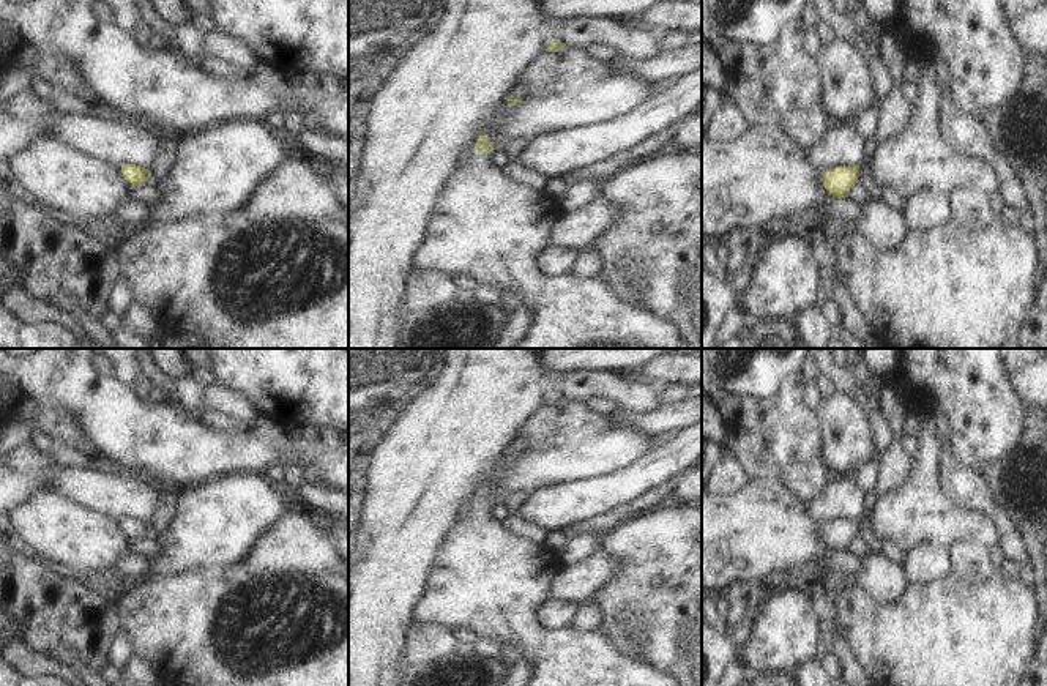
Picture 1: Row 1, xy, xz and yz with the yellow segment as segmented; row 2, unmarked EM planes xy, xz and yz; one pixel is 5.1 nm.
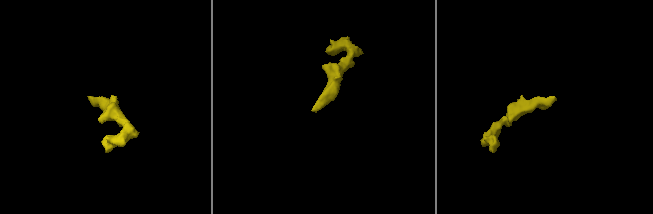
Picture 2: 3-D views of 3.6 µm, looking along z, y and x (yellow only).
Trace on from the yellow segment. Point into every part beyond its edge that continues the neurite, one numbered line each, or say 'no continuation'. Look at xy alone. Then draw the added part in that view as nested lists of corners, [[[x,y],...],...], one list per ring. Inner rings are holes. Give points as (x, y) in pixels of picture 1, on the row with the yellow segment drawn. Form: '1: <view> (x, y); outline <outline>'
no continuation

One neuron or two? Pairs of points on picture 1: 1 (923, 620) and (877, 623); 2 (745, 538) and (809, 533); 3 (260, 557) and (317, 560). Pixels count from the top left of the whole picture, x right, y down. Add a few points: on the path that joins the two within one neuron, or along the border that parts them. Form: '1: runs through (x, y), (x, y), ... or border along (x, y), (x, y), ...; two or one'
1: runs through (912, 623), (888, 623); one
2: runs through (760, 533), (793, 533); one
3: runs through (275, 557), (303, 557); one

